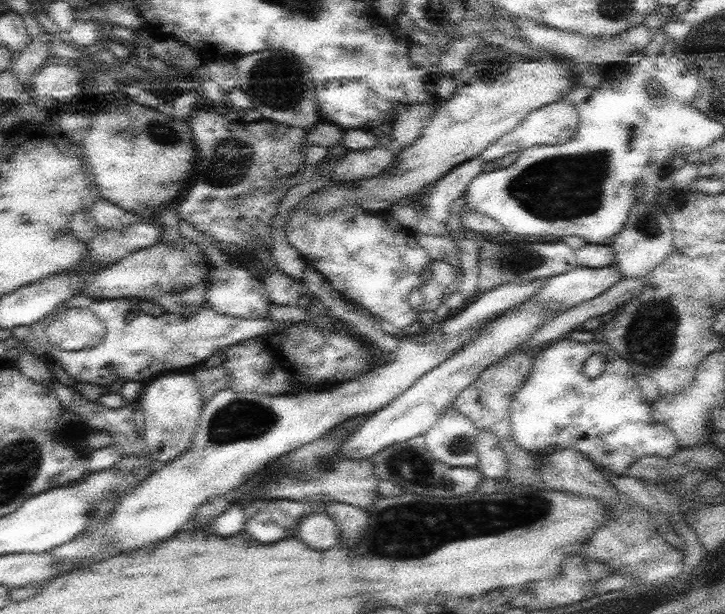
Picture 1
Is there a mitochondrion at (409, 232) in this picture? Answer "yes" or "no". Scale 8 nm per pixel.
no

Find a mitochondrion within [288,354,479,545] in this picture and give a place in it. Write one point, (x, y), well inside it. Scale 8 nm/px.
(410, 463)

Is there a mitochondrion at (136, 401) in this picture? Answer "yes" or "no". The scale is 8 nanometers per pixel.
no

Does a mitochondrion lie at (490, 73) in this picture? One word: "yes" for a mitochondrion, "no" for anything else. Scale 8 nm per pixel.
yes

